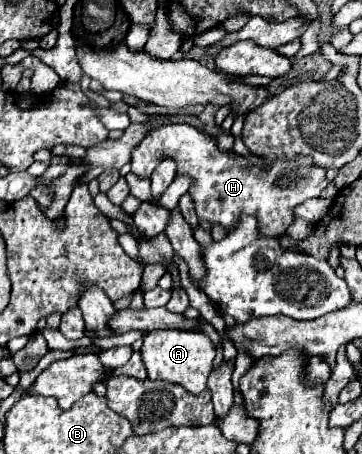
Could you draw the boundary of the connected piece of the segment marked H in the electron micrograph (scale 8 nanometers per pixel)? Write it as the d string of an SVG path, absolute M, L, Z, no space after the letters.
M190 125L154 127L132 151L130 171L138 177L150 177L154 167L164 159L176 161L178 177L194 179L190 195L200 219L232 229L242 213L254 215L258 219L258 231L264 237L280 237L284 229L294 221L292 209L306 199L320 197L322 189L328 185L324 177L326 169L312 167L312 159L308 157L298 157L292 161L268 161L268 165L262 169L262 157L252 155L252 159L248 161L248 157L242 157L234 151L222 153L212 137Z

